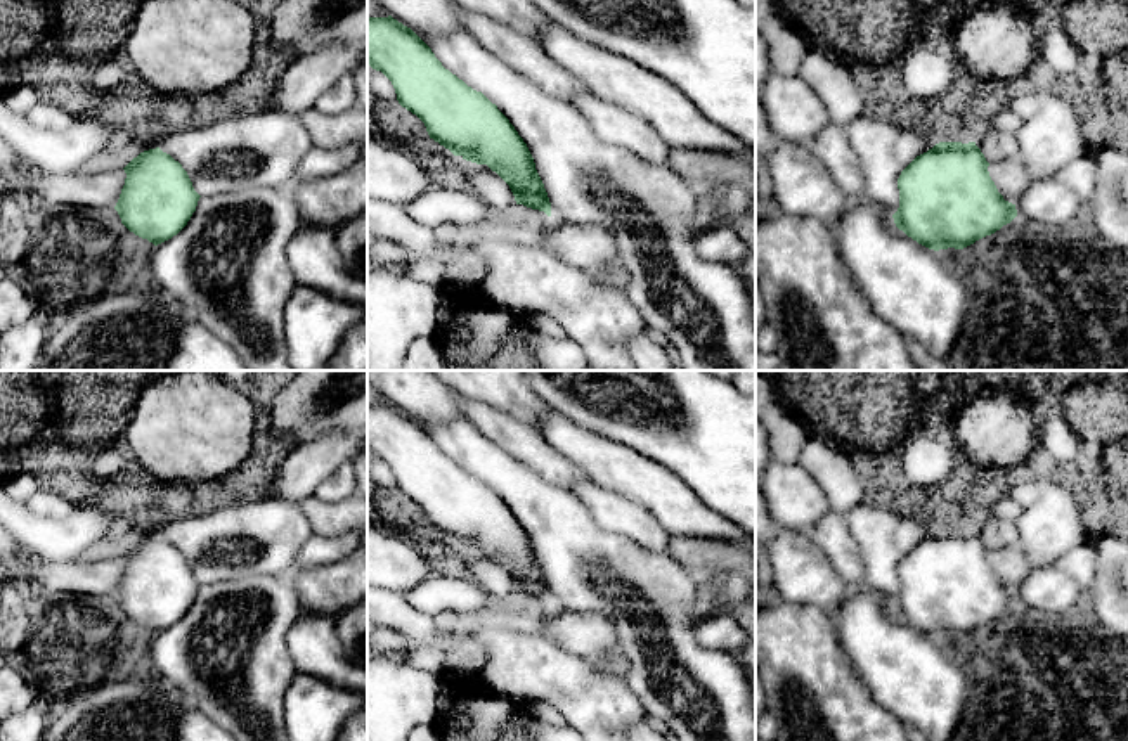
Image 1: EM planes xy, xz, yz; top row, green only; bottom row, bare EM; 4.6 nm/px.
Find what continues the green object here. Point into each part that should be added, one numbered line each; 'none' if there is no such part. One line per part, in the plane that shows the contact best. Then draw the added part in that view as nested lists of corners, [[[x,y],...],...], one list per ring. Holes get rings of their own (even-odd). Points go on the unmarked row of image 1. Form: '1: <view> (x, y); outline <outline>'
none

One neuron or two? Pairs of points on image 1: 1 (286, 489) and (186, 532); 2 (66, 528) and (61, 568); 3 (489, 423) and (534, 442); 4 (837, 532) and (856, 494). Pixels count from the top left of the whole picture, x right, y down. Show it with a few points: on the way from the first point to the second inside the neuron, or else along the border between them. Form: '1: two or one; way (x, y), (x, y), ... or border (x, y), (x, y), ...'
1: two; border (271, 497), (290, 501)
2: two; border (42, 556), (59, 560)
3: one; way (499, 428), (524, 442)
4: two; border (830, 509), (842, 516)

